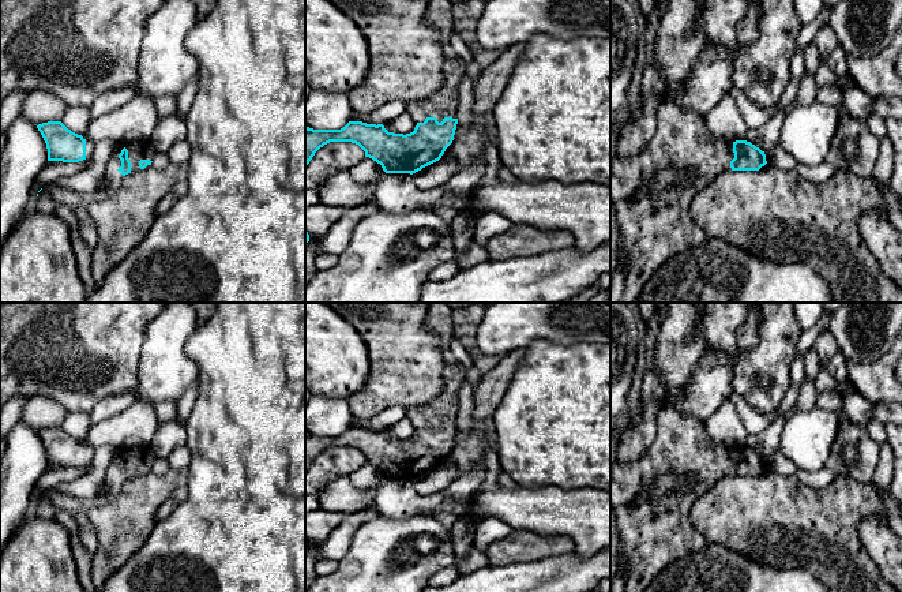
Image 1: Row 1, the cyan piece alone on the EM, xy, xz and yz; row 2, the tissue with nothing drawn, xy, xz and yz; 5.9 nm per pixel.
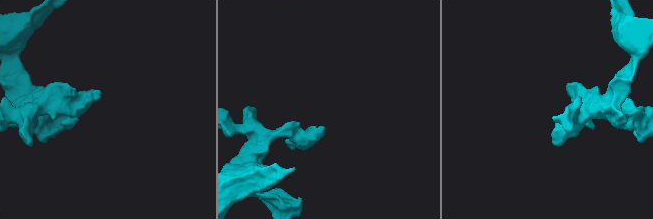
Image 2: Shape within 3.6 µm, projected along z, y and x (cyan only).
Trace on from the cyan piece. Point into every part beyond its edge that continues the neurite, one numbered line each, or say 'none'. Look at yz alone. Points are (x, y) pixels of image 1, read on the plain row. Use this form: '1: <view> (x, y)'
1: yz (654, 532)

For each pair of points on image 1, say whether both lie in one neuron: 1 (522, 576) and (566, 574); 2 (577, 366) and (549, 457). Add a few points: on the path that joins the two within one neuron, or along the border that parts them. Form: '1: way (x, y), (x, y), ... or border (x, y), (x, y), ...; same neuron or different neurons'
1: way (533, 576), (555, 576); same neuron
2: way (577, 389), (577, 408), (551, 434); same neuron

